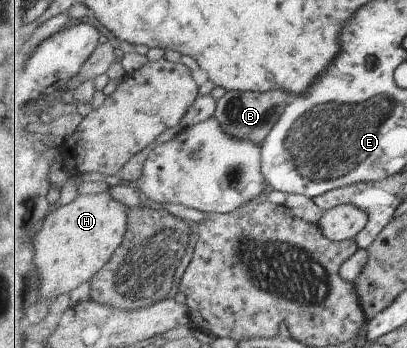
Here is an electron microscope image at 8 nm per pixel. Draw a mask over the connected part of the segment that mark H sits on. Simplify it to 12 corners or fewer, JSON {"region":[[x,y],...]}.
{"region":[[80,194],[24,252],[40,272],[31,323],[123,245],[127,206]]}

